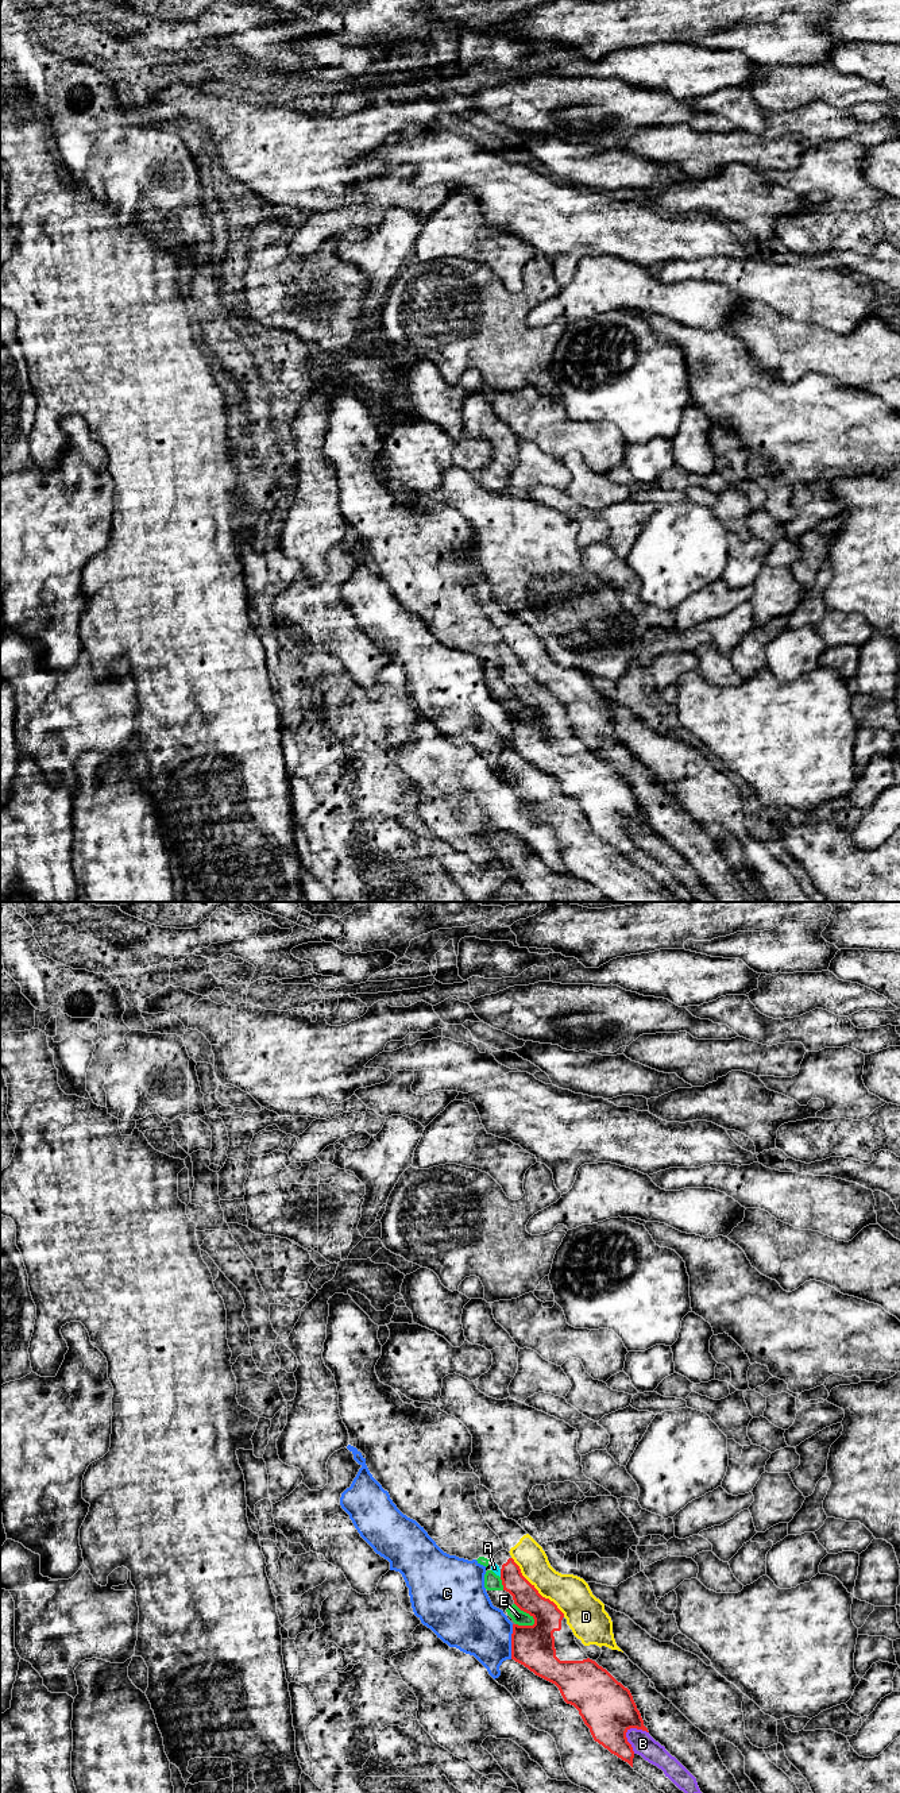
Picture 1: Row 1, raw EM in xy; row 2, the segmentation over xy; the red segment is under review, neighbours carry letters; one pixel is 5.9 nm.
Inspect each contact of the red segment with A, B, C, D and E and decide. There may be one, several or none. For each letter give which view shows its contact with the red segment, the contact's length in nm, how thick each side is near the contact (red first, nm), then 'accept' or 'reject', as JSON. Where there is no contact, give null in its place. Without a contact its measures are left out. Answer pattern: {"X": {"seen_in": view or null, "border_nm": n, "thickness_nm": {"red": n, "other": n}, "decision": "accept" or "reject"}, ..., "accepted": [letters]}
{"A": {"seen_in": "xy", "border_nm": 50, "thickness_nm": {"red": 160, "other": 50}, "decision": "reject"}, "B": {"seen_in": "xy", "border_nm": 160, "thickness_nm": {"red": 320, "other": 140}, "decision": "reject"}, "C": {"seen_in": "xy", "border_nm": 200, "thickness_nm": {"red": 260, "other": 340}, "decision": "reject"}, "D": {"seen_in": "xy", "border_nm": 480, "thickness_nm": {"red": 160, "other": 220}, "decision": "reject"}, "E": {"seen_in": "xy", "border_nm": 180, "thickness_nm": {"red": 260, "other": 90}, "decision": "reject"}, "accepted": []}

